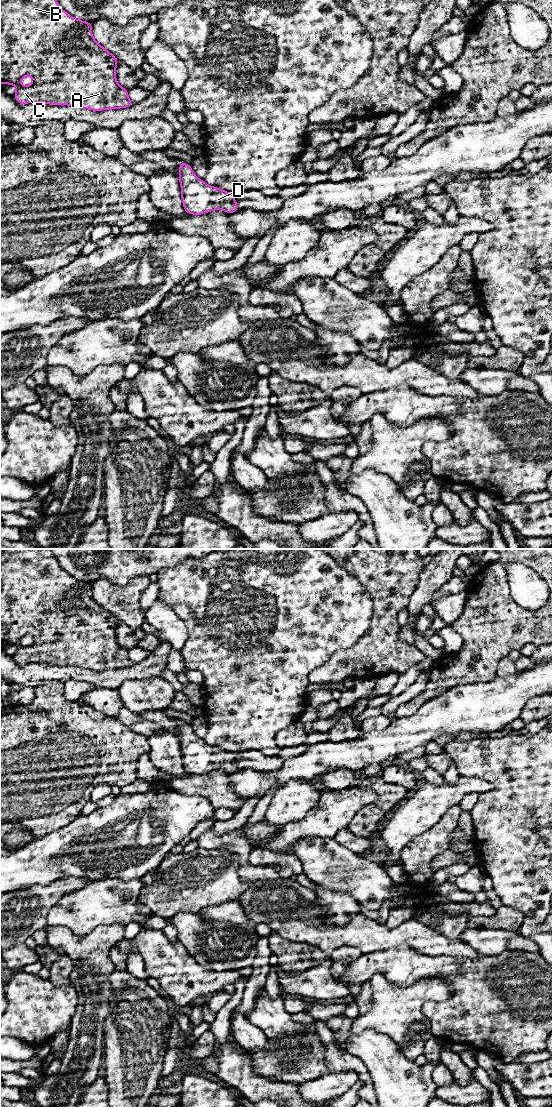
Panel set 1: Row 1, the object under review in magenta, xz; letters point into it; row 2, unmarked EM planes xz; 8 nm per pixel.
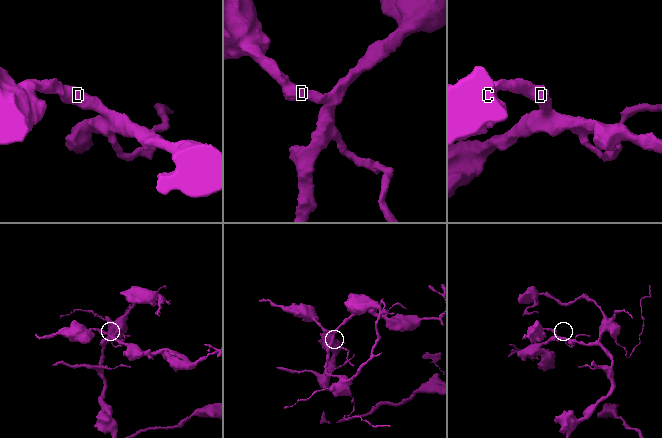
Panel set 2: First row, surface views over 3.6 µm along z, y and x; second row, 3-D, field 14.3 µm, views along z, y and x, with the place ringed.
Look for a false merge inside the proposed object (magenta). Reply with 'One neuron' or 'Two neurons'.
One neuron

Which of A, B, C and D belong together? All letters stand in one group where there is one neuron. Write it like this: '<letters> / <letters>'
A B C D

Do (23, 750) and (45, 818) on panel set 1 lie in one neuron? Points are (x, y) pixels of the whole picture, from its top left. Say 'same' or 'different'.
same

